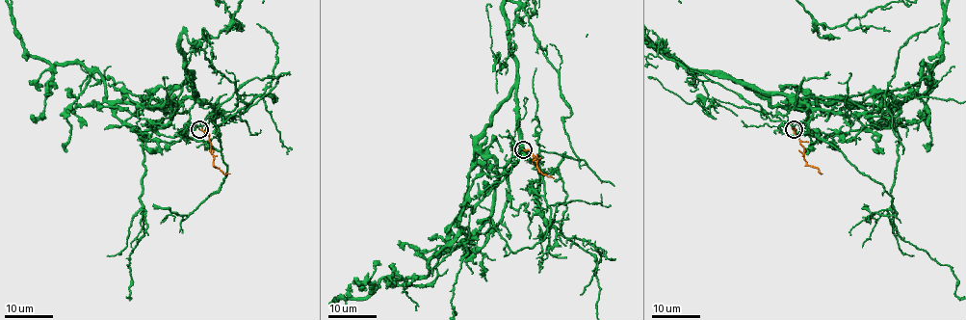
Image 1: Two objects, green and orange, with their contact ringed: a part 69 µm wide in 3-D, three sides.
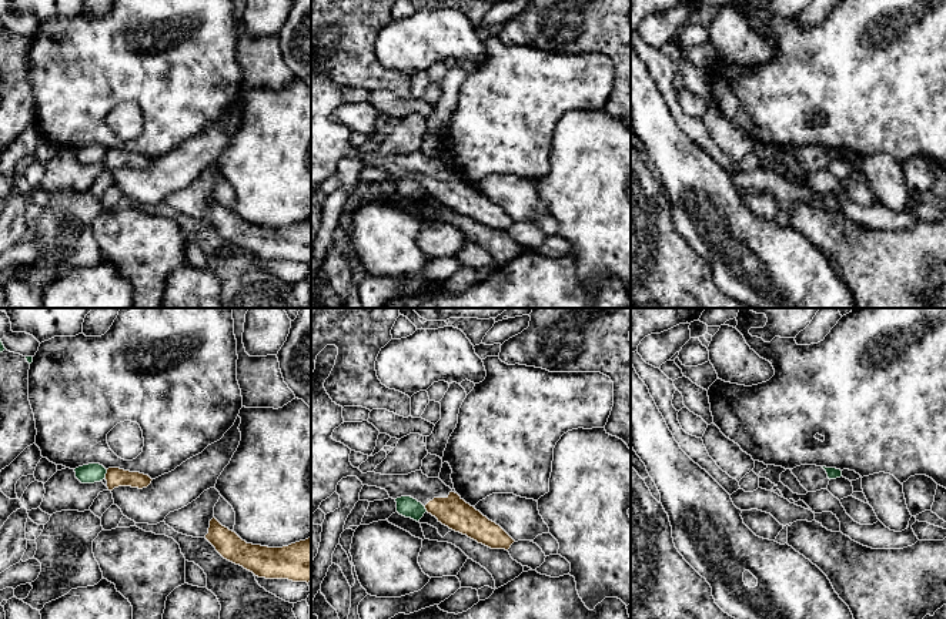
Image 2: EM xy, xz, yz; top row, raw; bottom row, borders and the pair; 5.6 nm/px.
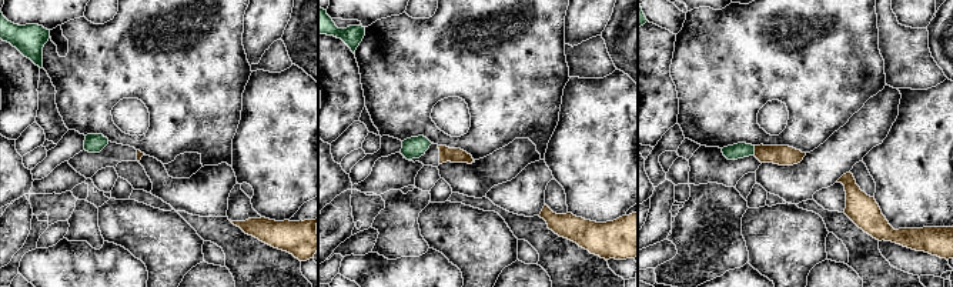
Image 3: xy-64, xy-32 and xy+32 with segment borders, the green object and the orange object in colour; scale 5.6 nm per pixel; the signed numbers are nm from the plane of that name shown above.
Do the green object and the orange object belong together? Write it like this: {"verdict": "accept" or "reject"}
{"verdict": "reject"}

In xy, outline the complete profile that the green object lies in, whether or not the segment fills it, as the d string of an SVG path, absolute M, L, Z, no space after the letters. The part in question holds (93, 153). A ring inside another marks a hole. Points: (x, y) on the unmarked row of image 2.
M88 144L76 148L74 153L81 164L94 164L106 158L107 150L100 144Z

